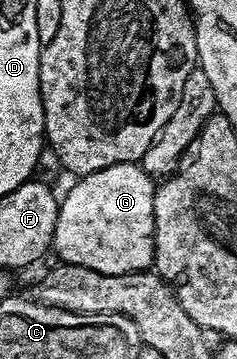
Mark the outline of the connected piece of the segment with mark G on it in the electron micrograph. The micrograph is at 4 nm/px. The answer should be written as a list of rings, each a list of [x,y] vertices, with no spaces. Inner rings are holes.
[[[130,161],[129,163],[117,163],[113,167],[105,167],[101,171],[93,171],[89,175],[79,177],[76,182],[76,185],[73,186],[67,194],[62,194],[61,200],[59,202],[59,214],[57,215],[57,227],[55,228],[55,240],[53,242],[53,253],[56,253],[56,255],[59,256],[58,260],[64,265],[80,265],[81,267],[89,267],[93,271],[101,271],[105,275],[125,275],[126,273],[136,273],[142,269],[150,270],[155,259],[155,216],[153,215],[153,203],[155,202],[155,190],[157,185],[153,178],[151,178],[151,176],[149,176],[149,174],[143,170],[142,164],[133,161]]]

